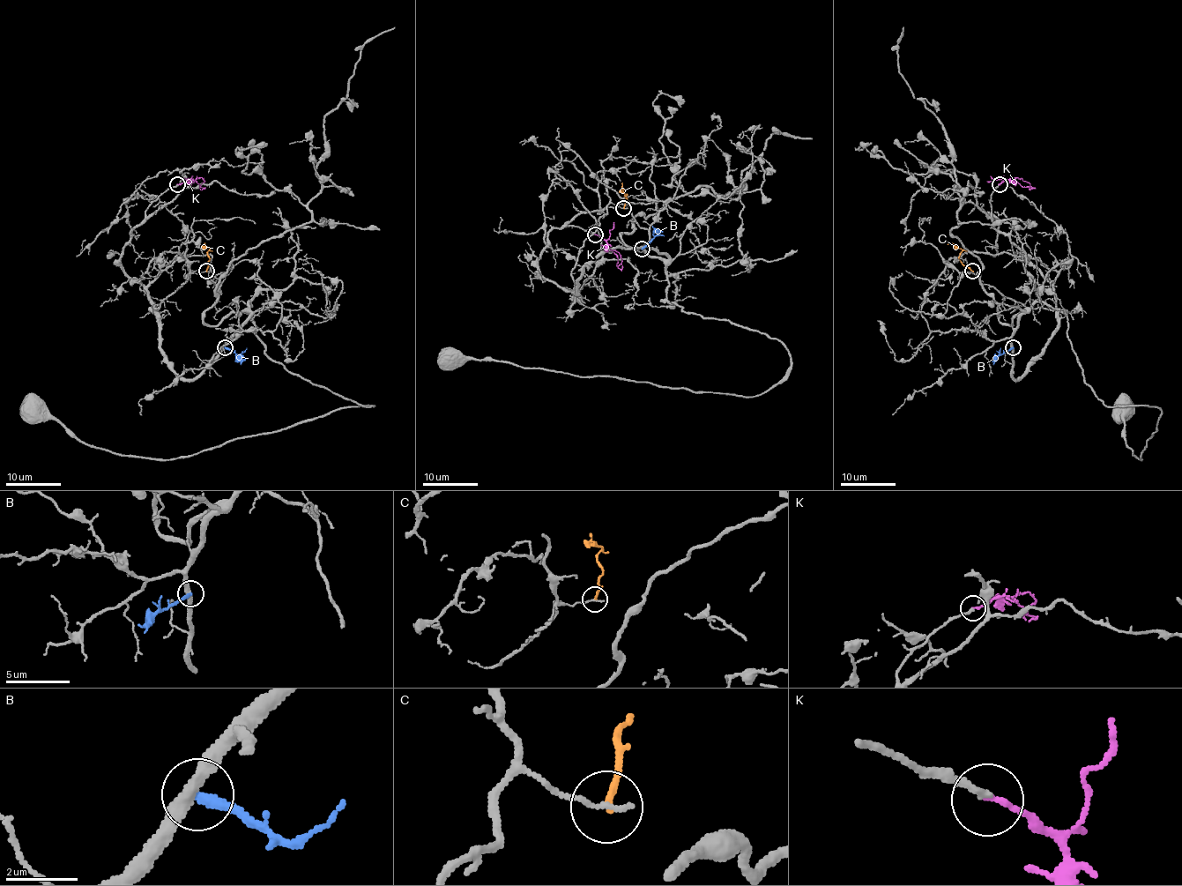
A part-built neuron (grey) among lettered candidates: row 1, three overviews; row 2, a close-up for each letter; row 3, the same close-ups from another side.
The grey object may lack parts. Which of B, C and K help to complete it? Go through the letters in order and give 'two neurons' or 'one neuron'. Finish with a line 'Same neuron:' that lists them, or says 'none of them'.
B: two neurons
C: two neurons
K: one neuron
Same neuron: K

